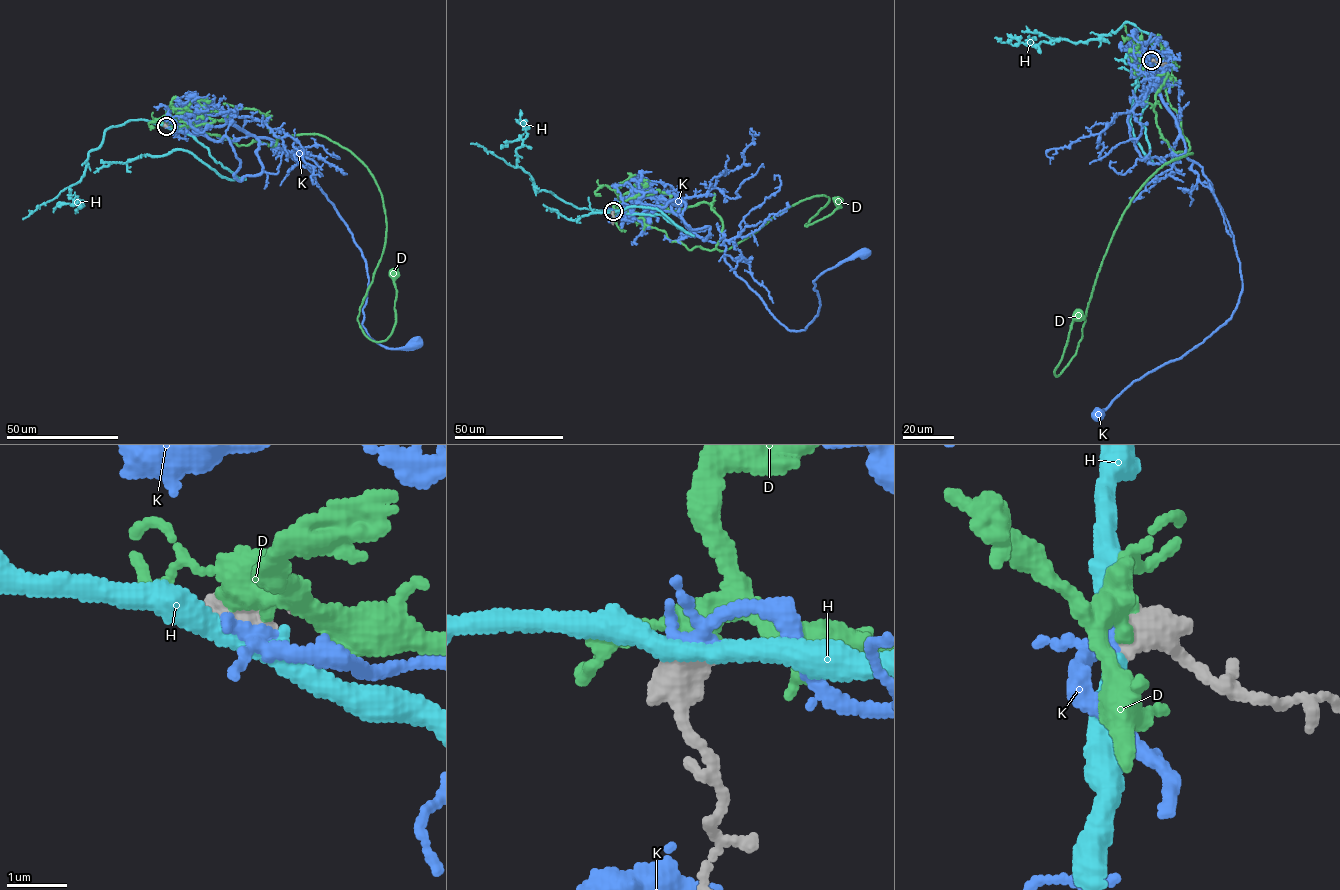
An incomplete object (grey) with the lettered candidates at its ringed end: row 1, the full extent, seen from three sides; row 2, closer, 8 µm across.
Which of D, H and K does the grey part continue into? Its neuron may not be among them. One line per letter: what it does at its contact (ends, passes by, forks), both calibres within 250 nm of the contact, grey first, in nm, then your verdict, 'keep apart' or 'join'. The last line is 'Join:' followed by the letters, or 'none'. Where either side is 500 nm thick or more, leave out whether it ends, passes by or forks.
D: 650/320 nm | keep apart
H: 650/360 nm | keep apart
K: 650/220 nm | join
Join: K

